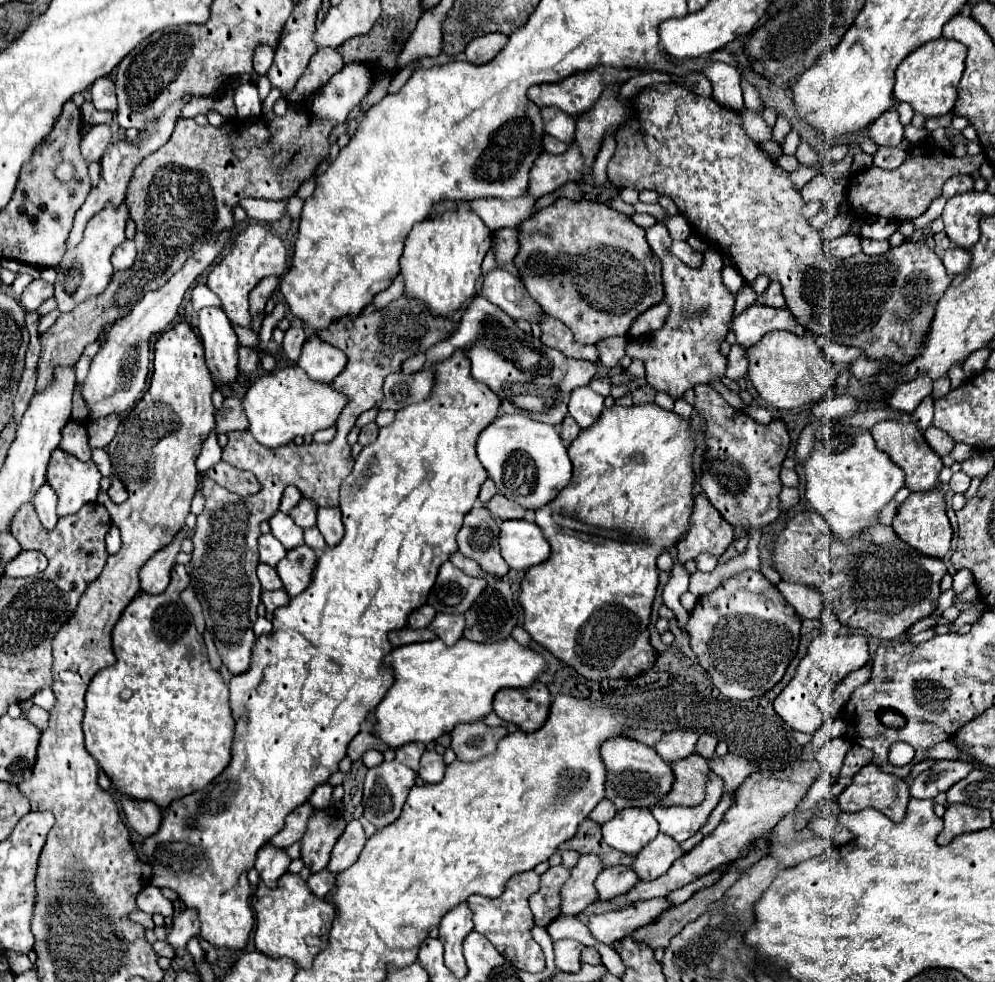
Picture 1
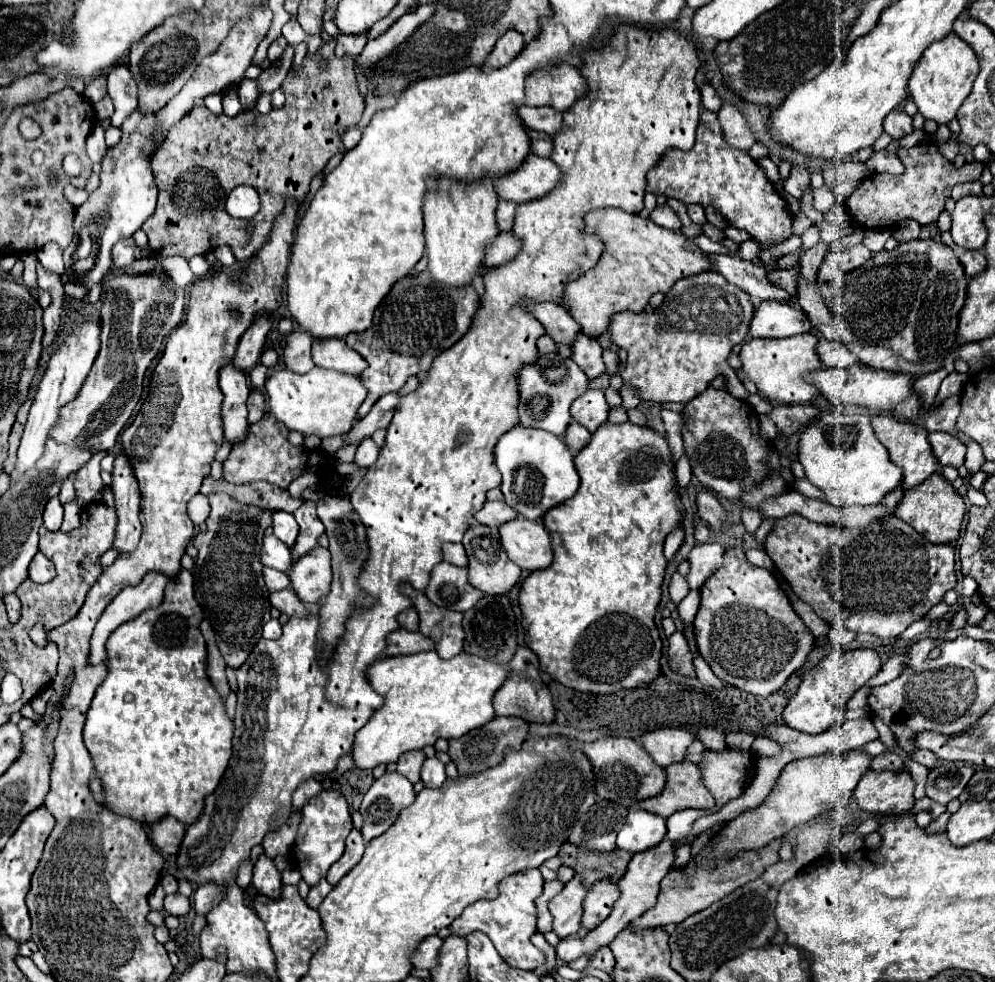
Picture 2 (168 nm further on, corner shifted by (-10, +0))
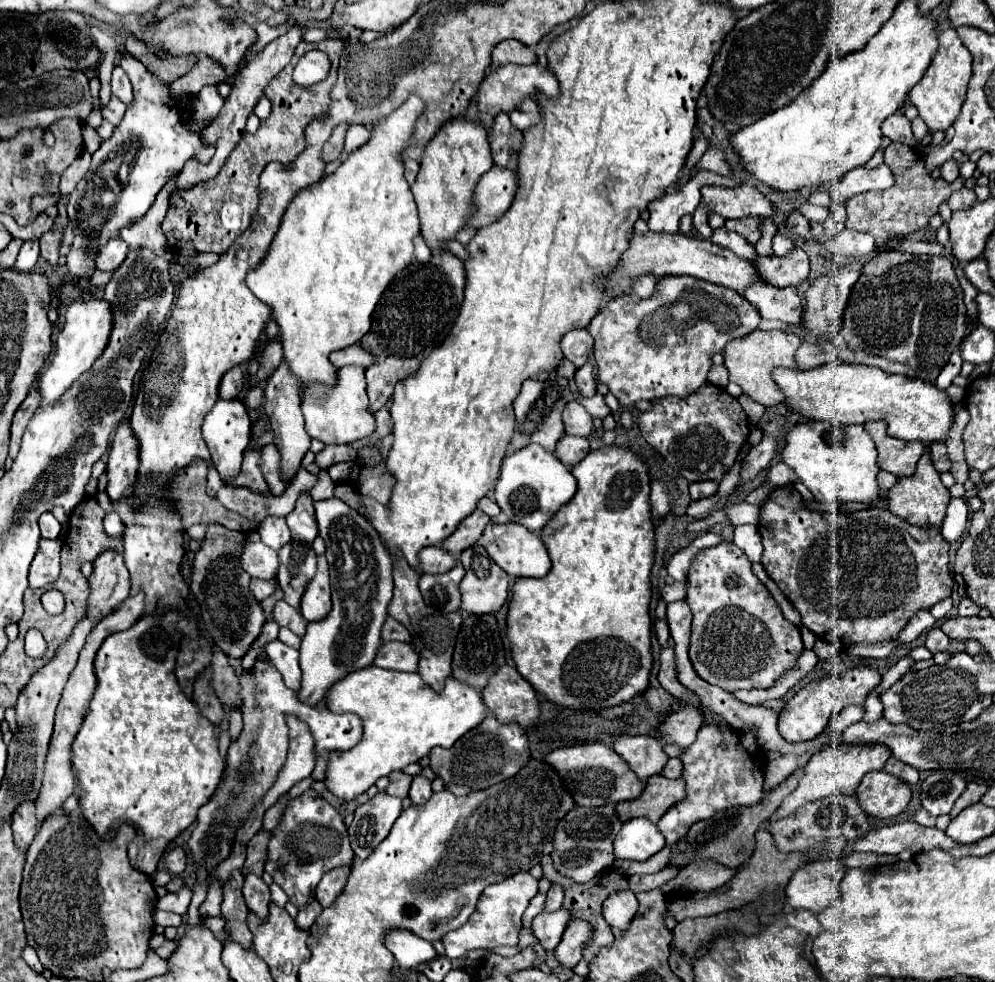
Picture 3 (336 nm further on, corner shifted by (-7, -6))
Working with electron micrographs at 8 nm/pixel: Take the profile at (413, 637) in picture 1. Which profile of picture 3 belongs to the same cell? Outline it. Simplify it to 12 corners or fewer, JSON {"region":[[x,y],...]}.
{"region":[[382,643],[374,665],[416,671],[418,655],[408,643]]}

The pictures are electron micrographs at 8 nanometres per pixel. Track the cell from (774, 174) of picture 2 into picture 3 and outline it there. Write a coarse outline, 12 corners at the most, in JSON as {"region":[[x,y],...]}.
{"region":[[750,185],[706,187],[694,227],[712,237],[710,213],[724,219],[770,217],[770,201]]}

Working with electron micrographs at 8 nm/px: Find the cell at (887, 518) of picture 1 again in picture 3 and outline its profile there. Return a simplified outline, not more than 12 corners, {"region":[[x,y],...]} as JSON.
{"region":[[734,503],[726,509],[730,523],[758,525],[760,507]]}

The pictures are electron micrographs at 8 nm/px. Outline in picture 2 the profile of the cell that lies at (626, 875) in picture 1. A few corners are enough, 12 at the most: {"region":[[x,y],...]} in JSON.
{"region":[[615,881],[595,883],[583,901],[583,927],[595,929],[619,899]]}

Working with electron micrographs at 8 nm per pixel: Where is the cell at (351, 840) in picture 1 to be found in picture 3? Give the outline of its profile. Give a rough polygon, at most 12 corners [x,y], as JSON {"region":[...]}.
{"region":[[350,867],[332,869],[314,893],[322,907],[330,907],[344,891]]}

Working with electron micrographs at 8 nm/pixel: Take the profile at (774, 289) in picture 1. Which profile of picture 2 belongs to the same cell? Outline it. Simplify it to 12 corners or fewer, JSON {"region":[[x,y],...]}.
{"region":[[777,269],[767,277],[775,287],[797,293],[797,271]]}

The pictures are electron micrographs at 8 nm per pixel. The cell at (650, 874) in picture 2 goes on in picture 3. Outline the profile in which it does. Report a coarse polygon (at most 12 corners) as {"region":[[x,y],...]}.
{"region":[[616,891],[604,901],[610,927],[628,927],[636,895]]}

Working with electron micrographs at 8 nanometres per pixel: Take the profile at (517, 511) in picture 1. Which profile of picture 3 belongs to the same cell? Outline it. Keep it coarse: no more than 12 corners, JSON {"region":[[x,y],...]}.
{"region":[[480,509],[460,521],[440,547],[460,555],[482,537],[488,515]]}

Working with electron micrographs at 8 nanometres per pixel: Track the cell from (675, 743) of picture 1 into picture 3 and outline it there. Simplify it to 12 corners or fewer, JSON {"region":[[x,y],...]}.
{"region":[[622,735],[612,749],[642,781],[668,761],[660,741]]}

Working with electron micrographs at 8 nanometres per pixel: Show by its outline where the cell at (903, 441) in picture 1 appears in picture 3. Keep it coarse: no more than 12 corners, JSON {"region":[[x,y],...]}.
{"region":[[868,421],[880,469],[908,477],[924,453],[922,443],[886,433],[884,421]]}

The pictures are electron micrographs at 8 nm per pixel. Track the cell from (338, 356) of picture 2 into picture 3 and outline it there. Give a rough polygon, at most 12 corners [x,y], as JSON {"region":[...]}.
{"region":[[352,345],[330,355],[340,369],[344,365],[368,367],[372,355],[362,345]]}

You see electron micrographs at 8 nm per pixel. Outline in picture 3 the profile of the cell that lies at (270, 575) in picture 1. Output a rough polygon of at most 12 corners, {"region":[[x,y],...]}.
{"region":[[250,581],[250,591],[256,601],[270,597],[276,581]]}

